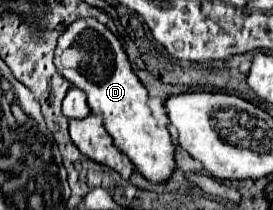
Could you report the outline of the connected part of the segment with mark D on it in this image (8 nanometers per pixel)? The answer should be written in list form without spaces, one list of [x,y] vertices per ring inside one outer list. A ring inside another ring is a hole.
[[[94,16],[78,18],[60,34],[56,54],[54,54],[54,64],[66,80],[70,80],[74,86],[78,86],[80,90],[86,92],[86,100],[88,100],[92,114],[100,114],[104,118],[104,128],[112,136],[114,146],[118,150],[122,150],[124,154],[128,154],[128,158],[132,160],[136,170],[152,182],[164,182],[174,170],[174,146],[170,142],[168,128],[160,126],[158,120],[152,116],[152,110],[148,108],[148,90],[142,86],[138,76],[132,72],[128,54],[126,54],[122,42],[118,40],[118,36],[114,36],[108,30],[108,26],[102,24]]]

